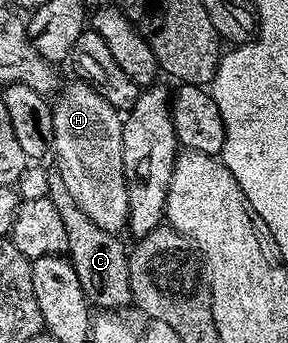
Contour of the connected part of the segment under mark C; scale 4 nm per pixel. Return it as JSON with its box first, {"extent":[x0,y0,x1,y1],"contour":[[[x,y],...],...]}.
{"extent":[48,174,133,312],"contour":[[[54,174],[49,180],[48,200],[59,210],[59,218],[63,218],[63,226],[67,226],[67,242],[69,243],[68,259],[73,262],[73,269],[79,278],[85,297],[94,309],[107,312],[125,310],[133,304],[131,282],[129,281],[129,258],[127,248],[117,241],[114,233],[103,230],[83,214],[83,210],[75,202],[75,198],[65,185],[60,175]]]}

